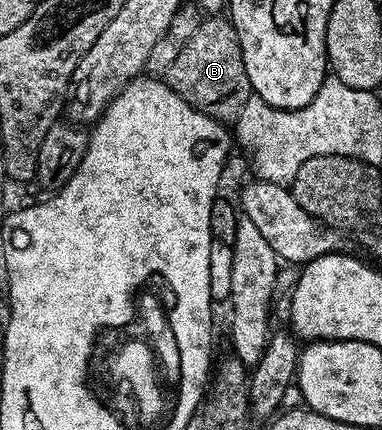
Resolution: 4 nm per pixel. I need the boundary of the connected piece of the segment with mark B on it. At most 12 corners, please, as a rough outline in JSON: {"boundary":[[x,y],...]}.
{"boundary":[[204,19],[165,83],[220,122],[253,93],[230,19]]}

